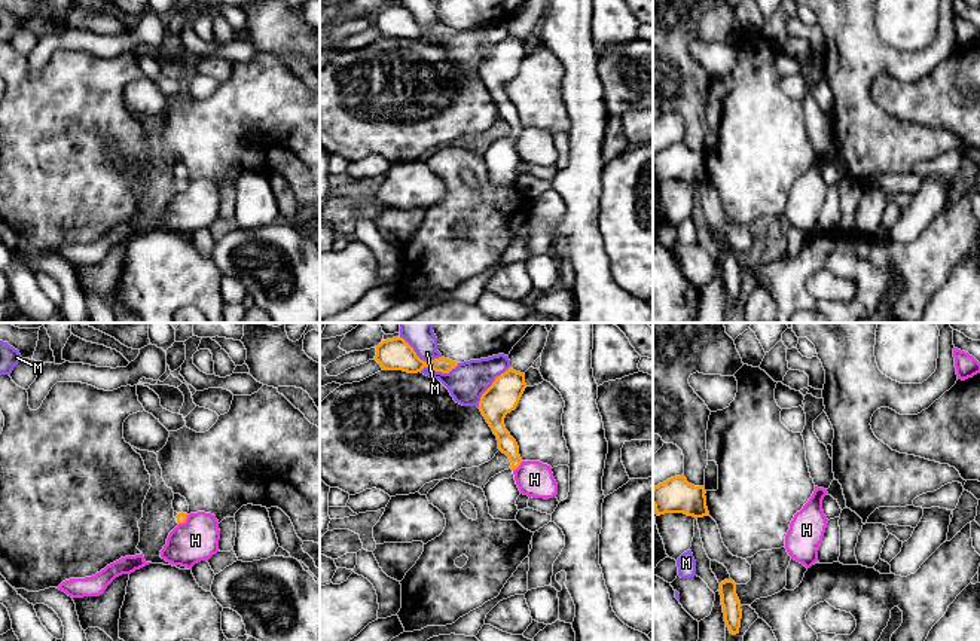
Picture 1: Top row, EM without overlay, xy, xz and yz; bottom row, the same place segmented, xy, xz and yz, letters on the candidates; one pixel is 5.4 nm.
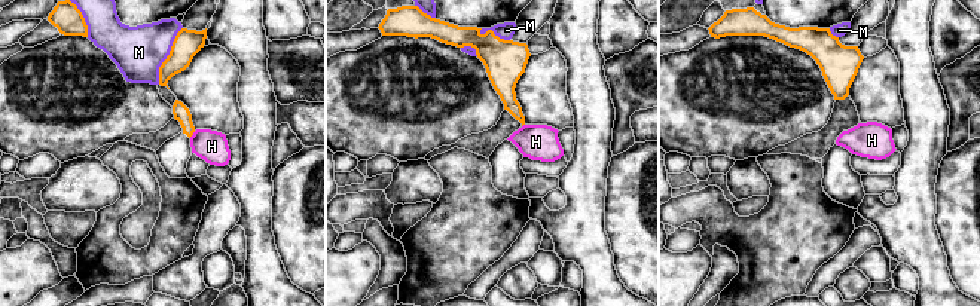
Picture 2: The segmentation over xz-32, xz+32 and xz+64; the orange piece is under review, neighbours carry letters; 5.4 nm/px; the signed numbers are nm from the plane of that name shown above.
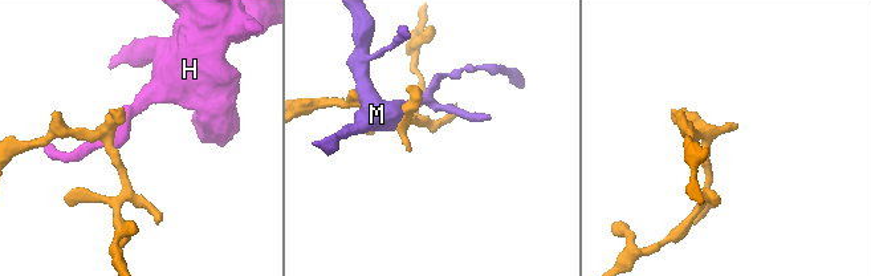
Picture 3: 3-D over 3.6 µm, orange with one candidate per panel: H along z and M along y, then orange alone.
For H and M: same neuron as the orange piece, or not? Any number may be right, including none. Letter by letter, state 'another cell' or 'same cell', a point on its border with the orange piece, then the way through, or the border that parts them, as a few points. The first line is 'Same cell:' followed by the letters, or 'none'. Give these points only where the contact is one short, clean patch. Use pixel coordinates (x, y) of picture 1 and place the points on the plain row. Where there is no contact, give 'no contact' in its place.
Same cell: none
H: another cell; meets orange in xz at (518, 133); border along xz (522, 128), (513, 137)
M: another cell; meets orange in xz at (418, 24)

